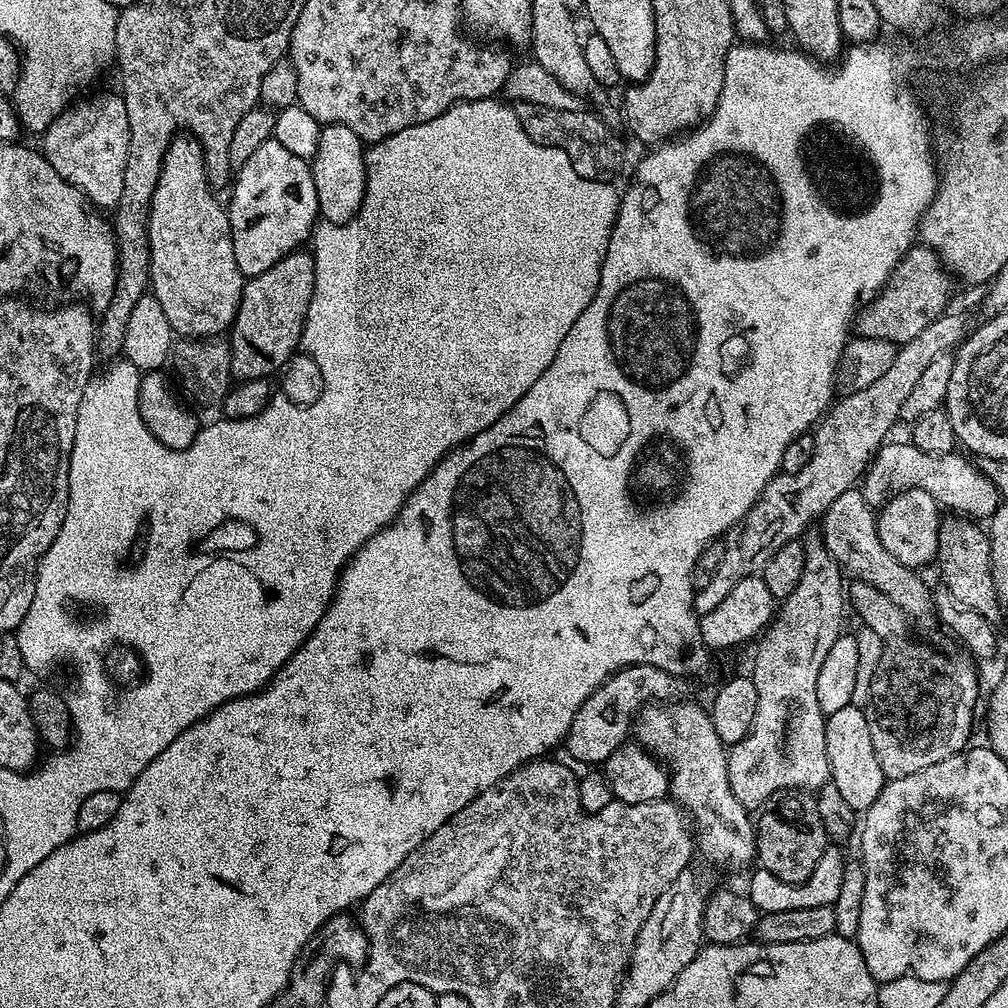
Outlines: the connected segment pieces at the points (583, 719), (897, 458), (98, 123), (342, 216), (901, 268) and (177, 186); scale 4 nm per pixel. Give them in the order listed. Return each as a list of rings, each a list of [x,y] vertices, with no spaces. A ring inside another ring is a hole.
[[[631,664],[608,681],[574,714],[574,722],[570,722],[570,730],[566,734],[563,747],[580,764],[584,766],[600,766],[629,739],[634,728],[634,721],[641,715],[642,709],[656,702],[672,702],[680,692],[681,681],[671,676],[666,670],[655,668],[649,664]]]
[[[910,442],[892,443],[885,443],[881,447],[862,478],[864,498],[873,510],[883,508],[887,500],[894,498],[900,492],[921,488],[926,490],[926,494],[930,494],[930,498],[936,500],[941,509],[953,508],[956,511],[953,513],[961,517],[990,518],[994,515],[1002,499],[1000,491],[994,486],[994,482],[990,482],[987,474],[981,472],[975,463],[971,464],[967,460],[969,459],[967,455],[931,456],[918,450],[918,446]]]
[[[123,95],[96,96],[93,100],[84,100],[81,104],[73,103],[64,109],[55,122],[42,134],[44,157],[58,170],[58,174],[83,194],[97,209],[115,209],[122,198],[122,174],[126,170],[126,158],[130,146],[130,118],[126,118],[126,106]]]
[[[325,124],[320,129],[318,151],[311,157],[310,163],[314,174],[314,188],[318,190],[320,216],[329,224],[349,224],[362,206],[366,190],[364,153],[366,145],[363,140],[350,130],[350,126]]]
[[[909,248],[906,255],[901,256],[900,261],[896,263],[896,268],[884,283],[884,287],[857,311],[854,317],[855,335],[890,342],[897,346],[910,342],[910,338],[915,338],[920,331],[926,330],[930,322],[949,311],[952,284],[954,285],[953,277],[931,248]]]
[[[191,134],[172,137],[164,155],[158,186],[152,195],[152,208],[148,212],[148,245],[150,246],[151,295],[166,314],[173,333],[180,338],[216,338],[227,333],[236,320],[246,277],[234,262],[234,242],[228,214],[223,203],[216,201],[217,193],[208,182],[208,169],[204,166],[204,147]]]

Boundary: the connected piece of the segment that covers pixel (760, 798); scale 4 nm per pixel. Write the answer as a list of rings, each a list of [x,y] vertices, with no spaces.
[[[819,534],[807,536],[805,535],[802,540],[804,545],[802,578],[798,586],[794,586],[794,594],[790,594],[779,605],[772,623],[768,625],[762,639],[755,645],[756,661],[752,664],[750,675],[754,682],[754,690],[758,690],[758,710],[752,729],[748,731],[746,738],[742,738],[742,742],[728,748],[730,790],[734,790],[734,798],[738,798],[738,802],[742,802],[742,806],[749,810],[763,808],[779,792],[799,790],[815,793],[816,788],[829,783],[832,774],[826,754],[824,729],[826,717],[818,706],[818,670],[822,670],[822,661],[826,658],[826,654],[830,654],[830,646],[834,646],[834,642],[838,642],[838,638],[845,631],[846,580],[840,565],[826,550],[823,536]]]

